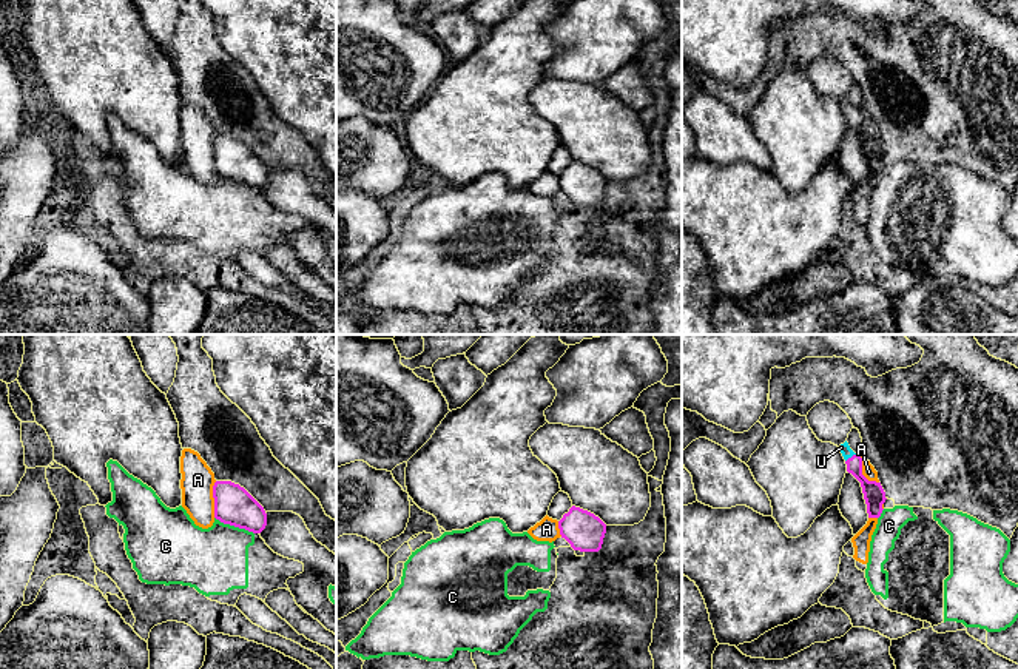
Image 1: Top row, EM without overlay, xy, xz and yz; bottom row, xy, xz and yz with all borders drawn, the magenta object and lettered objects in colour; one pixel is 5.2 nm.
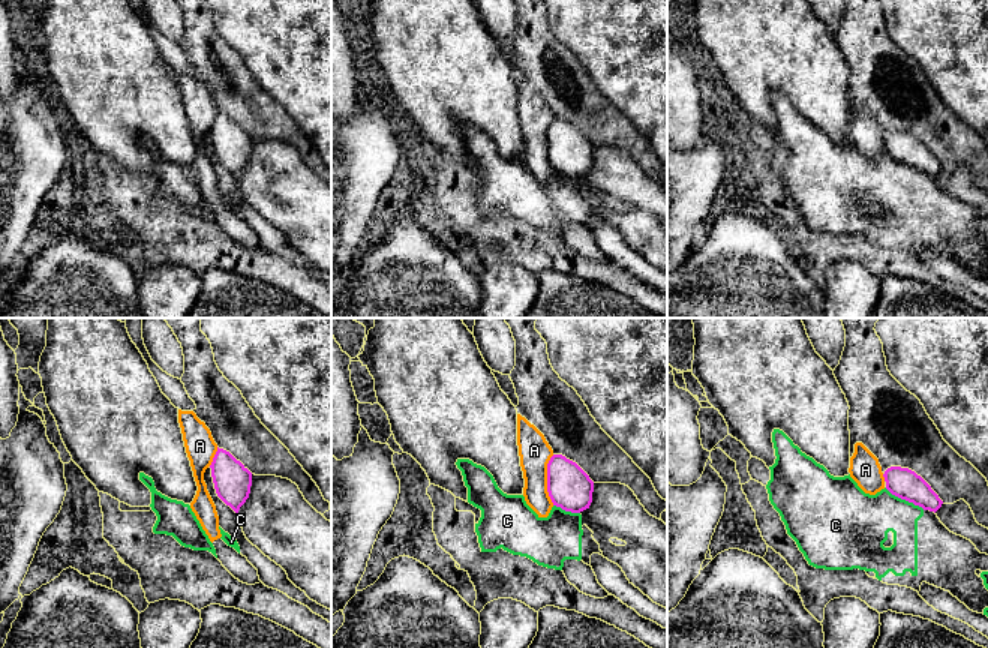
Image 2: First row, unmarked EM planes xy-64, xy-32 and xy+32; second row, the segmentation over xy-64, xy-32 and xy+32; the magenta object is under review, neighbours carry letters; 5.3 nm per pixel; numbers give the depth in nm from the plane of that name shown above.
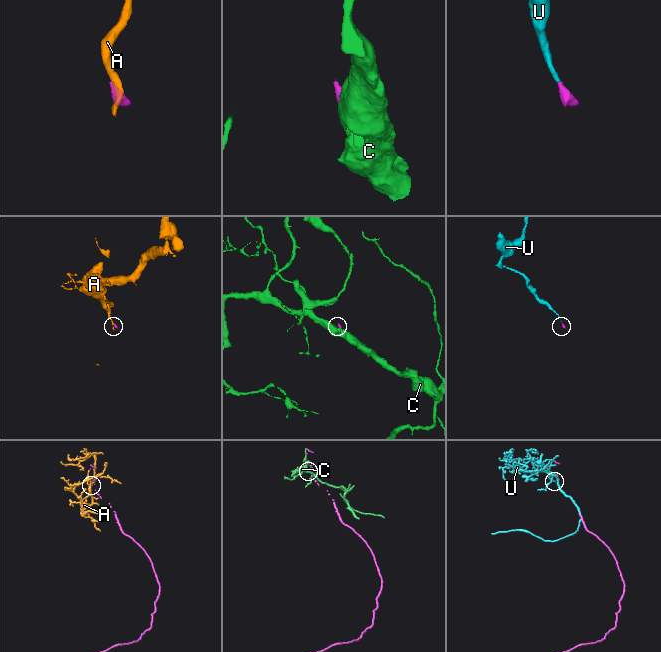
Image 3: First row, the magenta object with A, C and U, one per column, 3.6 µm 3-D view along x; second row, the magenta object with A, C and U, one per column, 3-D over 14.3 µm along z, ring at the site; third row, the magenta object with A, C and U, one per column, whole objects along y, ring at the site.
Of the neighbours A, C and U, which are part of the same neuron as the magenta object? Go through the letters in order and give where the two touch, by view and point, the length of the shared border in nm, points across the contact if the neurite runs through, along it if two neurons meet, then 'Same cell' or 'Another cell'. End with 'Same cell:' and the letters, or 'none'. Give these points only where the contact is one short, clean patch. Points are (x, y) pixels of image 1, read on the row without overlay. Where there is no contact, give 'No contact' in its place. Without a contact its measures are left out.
A: Touches magenta at xy (215, 154). Shared border 190 nm. Boundary: xy (216, 136), (213, 141), (213, 171). Another cell
C: Touches magenta at xy (235, 181). Shared border 220 nm. Boundary: xy (215, 171), (253, 188). Another cell
U: Touches magenta at yz (852, 111). Shared border 70 nm. Same cell
Same cell: U

